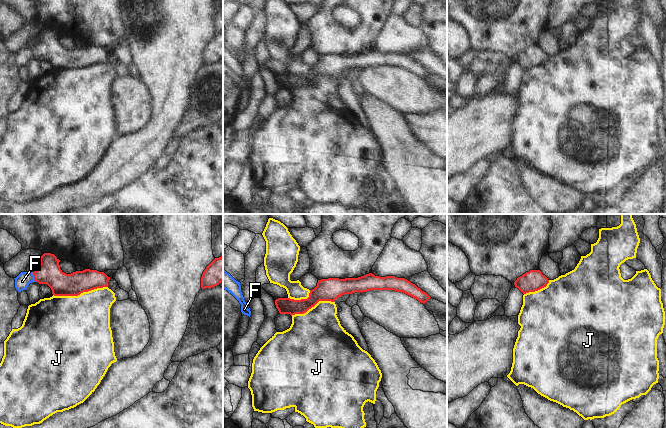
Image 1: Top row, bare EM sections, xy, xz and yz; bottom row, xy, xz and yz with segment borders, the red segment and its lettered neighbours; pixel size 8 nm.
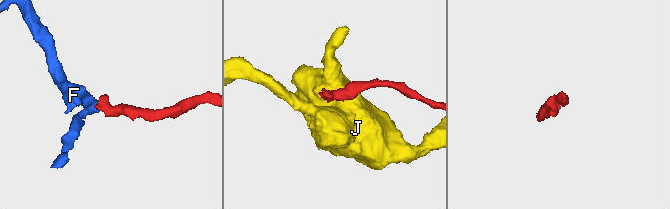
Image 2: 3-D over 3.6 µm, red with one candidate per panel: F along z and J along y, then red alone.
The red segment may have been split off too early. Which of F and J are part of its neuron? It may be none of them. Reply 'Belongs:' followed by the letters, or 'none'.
Belongs: F

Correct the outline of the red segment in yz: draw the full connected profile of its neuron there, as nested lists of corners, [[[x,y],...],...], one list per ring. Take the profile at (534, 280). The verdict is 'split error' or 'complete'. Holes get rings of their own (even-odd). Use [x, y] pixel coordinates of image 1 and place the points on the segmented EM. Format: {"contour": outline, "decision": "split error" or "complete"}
{"contour": [[[530,270],[522,276],[518,277],[514,282],[523,294],[538,291],[547,286],[549,283],[548,278],[542,274],[540,270]]], "decision": "complete"}

